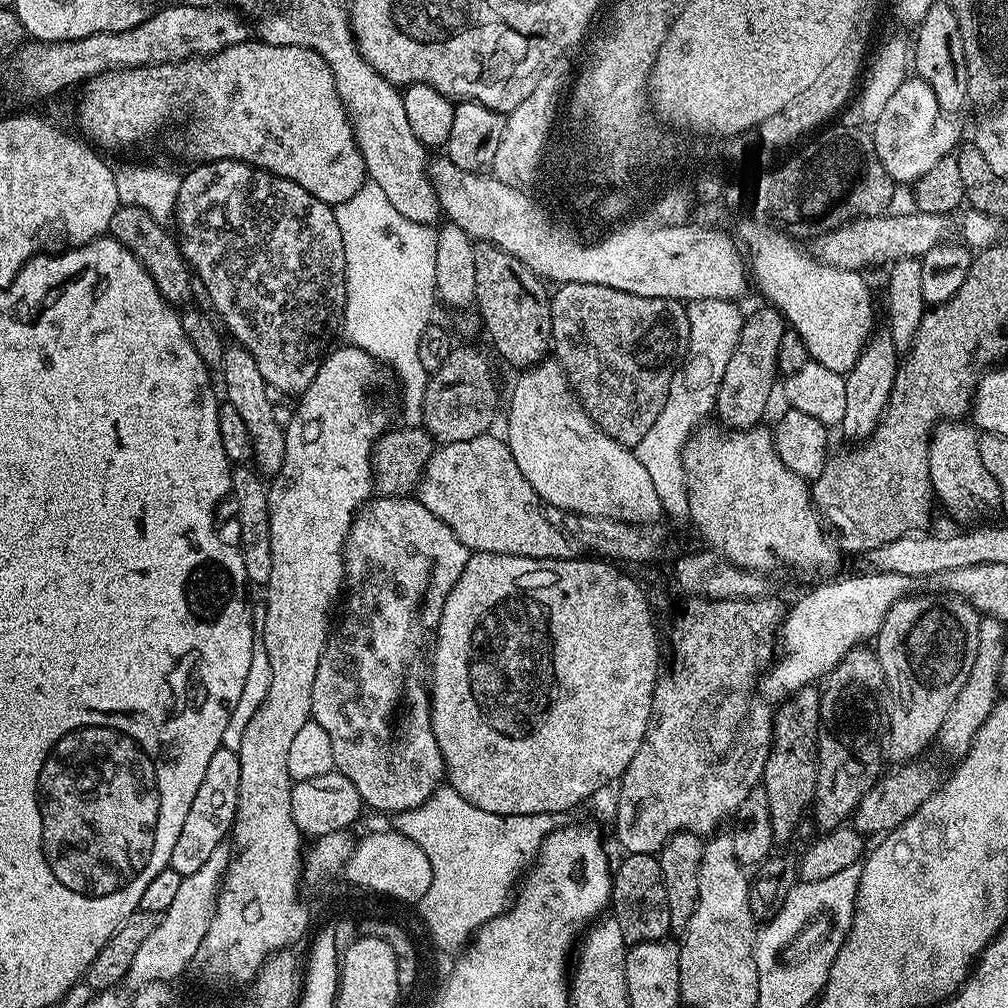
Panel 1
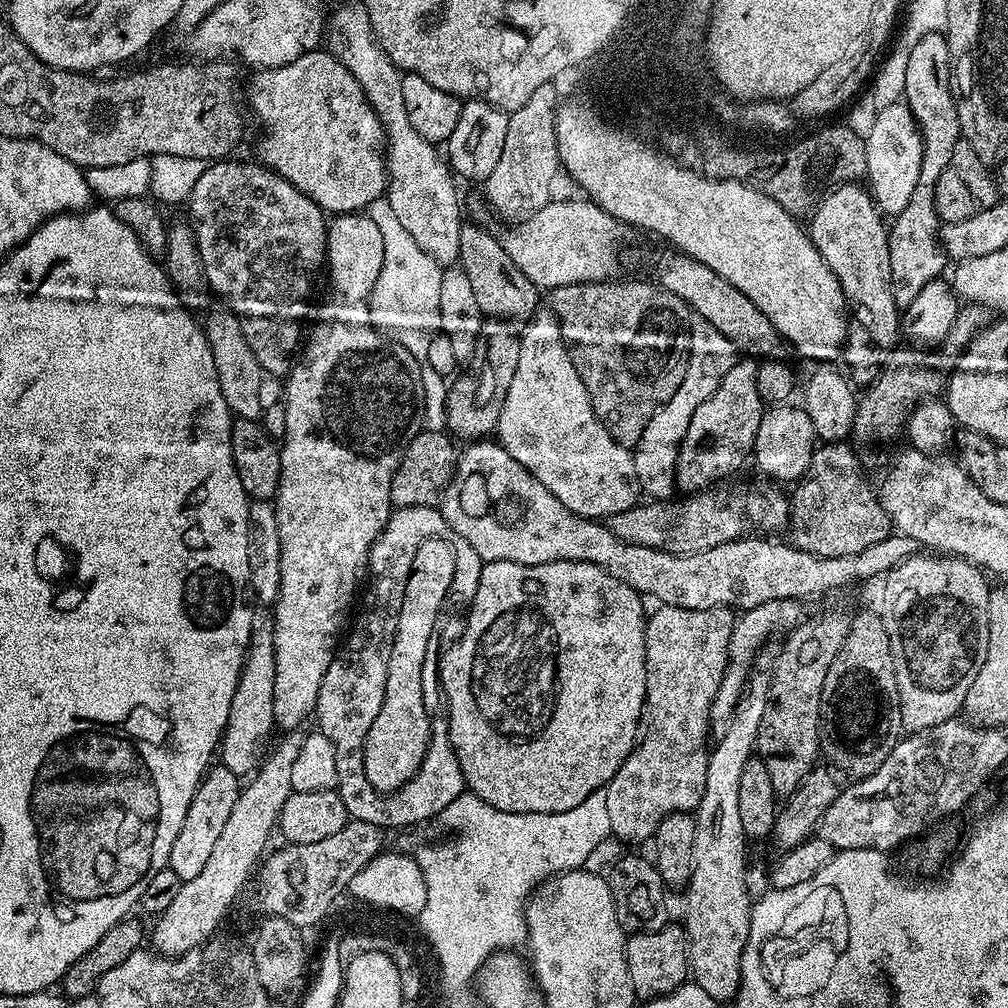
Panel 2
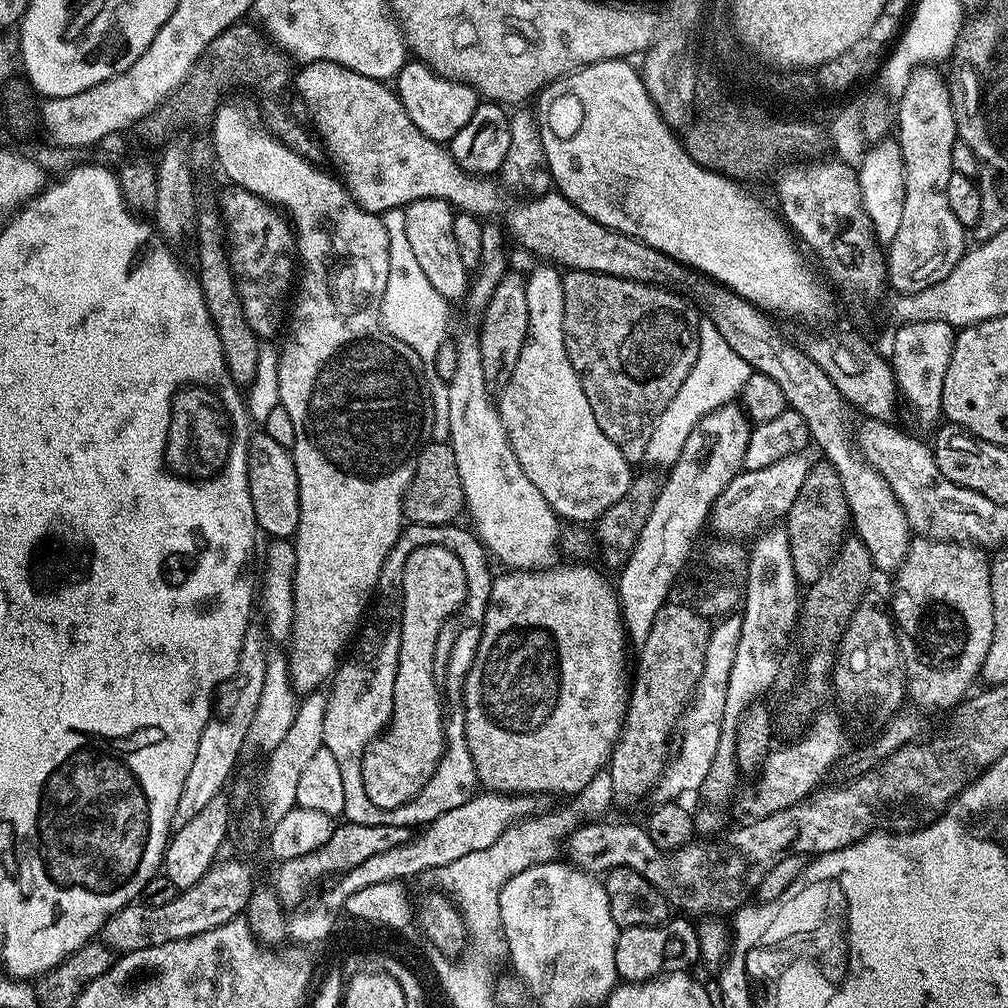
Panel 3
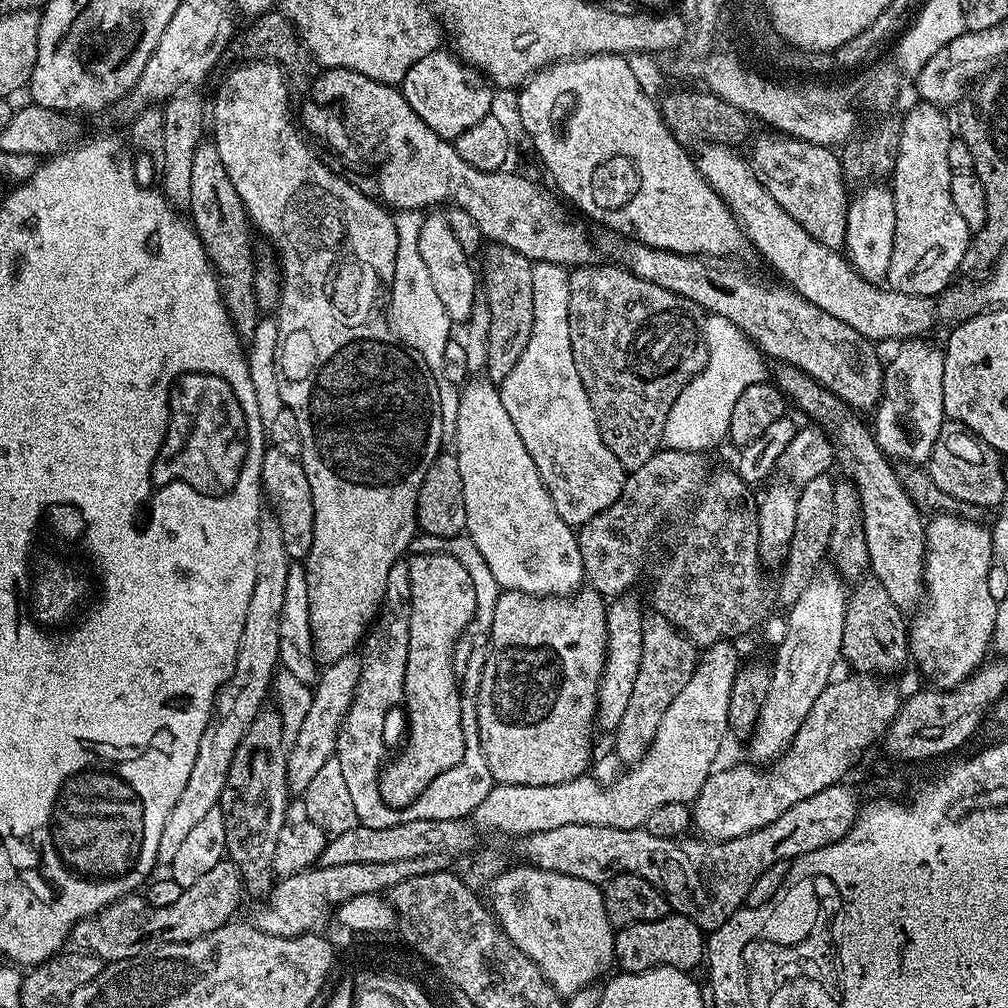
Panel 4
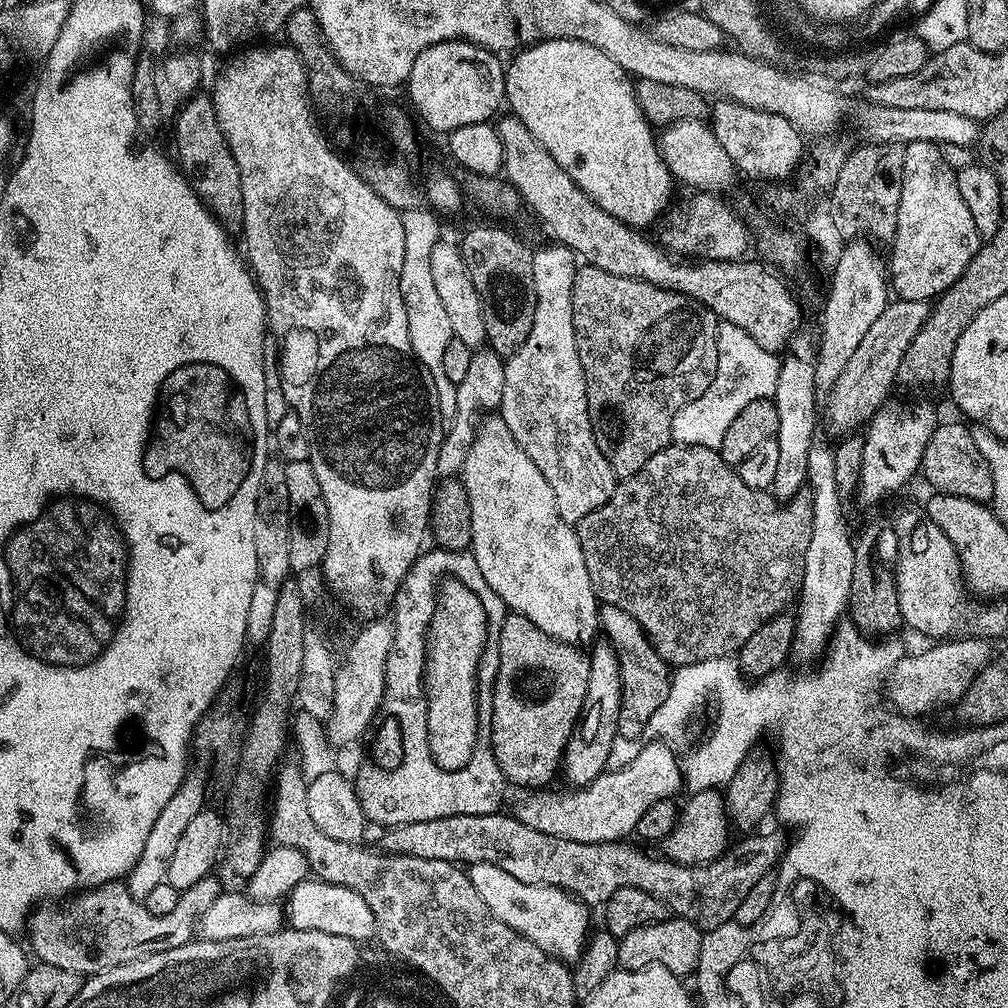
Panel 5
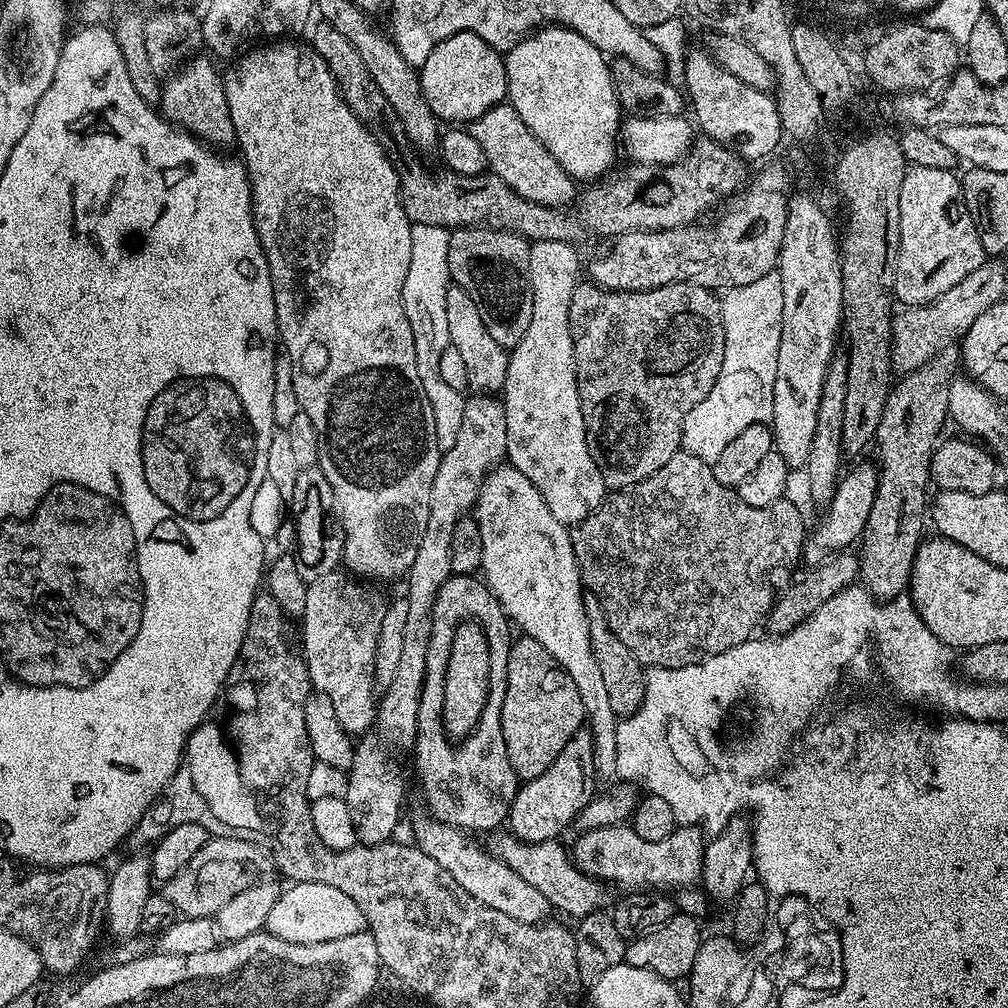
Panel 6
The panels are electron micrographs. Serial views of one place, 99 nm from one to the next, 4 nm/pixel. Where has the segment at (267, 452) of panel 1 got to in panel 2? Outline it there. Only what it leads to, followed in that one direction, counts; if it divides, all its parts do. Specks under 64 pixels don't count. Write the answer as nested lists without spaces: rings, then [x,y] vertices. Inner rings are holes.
[[[226,306],[219,307],[213,307],[203,317],[202,327],[208,339],[210,354],[214,354],[214,370],[218,370],[218,386],[222,390],[222,398],[226,398],[228,409],[239,419],[260,420],[264,408],[258,392],[266,377],[265,373],[258,358],[254,358],[254,350],[250,350],[250,342],[246,342],[246,334],[236,315]]]

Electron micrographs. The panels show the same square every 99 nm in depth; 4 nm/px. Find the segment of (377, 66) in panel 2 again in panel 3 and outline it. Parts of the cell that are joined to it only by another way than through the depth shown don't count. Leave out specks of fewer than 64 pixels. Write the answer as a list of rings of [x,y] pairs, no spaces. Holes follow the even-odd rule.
[[[415,200],[403,209],[404,221],[406,222],[406,238],[414,249],[418,258],[418,266],[430,278],[430,286],[438,290],[445,300],[455,302],[463,301],[469,291],[470,270],[462,262],[458,254],[458,242],[454,242],[454,209],[447,200]]]

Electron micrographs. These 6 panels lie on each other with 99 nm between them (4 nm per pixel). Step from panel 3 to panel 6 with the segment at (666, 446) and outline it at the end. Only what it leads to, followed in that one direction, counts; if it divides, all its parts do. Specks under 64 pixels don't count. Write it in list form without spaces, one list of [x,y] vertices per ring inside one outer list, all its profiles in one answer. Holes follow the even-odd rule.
[[[779,271],[762,274],[746,286],[729,288],[720,300],[720,317],[724,323],[724,361],[722,370],[706,398],[690,410],[684,419],[684,433],[680,439],[683,451],[699,460],[714,462],[722,450],[752,424],[763,424],[772,415],[772,387],[776,373],[776,351],[780,341],[782,322],[782,278]]]

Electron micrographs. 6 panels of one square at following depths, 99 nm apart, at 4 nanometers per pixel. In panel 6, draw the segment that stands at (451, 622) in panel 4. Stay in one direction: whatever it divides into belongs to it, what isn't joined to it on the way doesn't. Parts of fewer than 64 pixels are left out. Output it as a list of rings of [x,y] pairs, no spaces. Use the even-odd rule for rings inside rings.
[[[475,622],[461,623],[452,639],[450,658],[444,675],[444,730],[453,741],[471,736],[488,701],[488,640]]]

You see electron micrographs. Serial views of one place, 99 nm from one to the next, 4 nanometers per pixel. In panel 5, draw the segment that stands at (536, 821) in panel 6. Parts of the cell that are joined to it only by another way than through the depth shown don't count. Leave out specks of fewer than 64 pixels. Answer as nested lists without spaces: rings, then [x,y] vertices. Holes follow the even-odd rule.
[[[600,638],[590,648],[586,698],[574,730],[564,747],[562,776],[565,776],[572,783],[569,785],[583,786],[594,782],[594,778],[605,775],[606,769],[609,767],[609,765],[607,766],[608,759],[612,756],[612,747],[615,746],[616,740],[618,741],[620,736],[618,710],[621,706],[620,663],[612,645],[608,643],[607,639]]]

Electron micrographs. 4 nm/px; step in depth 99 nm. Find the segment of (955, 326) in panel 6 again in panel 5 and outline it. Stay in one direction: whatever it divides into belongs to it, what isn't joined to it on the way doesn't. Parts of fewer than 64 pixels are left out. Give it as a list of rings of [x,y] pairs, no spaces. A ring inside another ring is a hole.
[[[896,298],[889,302],[882,314],[878,314],[874,326],[866,330],[858,350],[854,350],[850,362],[846,362],[846,370],[842,370],[841,377],[834,384],[834,390],[826,393],[828,405],[825,408],[823,405],[822,420],[823,423],[824,420],[828,423],[829,430],[836,438],[844,438],[855,433],[852,432],[855,428],[861,429],[867,425],[874,413],[889,403],[888,391],[894,388],[890,369],[900,363],[902,354],[906,354],[906,346],[910,346],[914,334],[918,334],[918,330],[924,325],[929,311],[929,301]]]

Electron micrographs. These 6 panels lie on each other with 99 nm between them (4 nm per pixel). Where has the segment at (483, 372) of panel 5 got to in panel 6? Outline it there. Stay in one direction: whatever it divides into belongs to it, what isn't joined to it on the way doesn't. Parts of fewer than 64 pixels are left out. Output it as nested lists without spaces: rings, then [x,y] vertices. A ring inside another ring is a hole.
[[[474,396],[465,403],[461,429],[458,430],[454,445],[445,449],[441,455],[438,473],[434,476],[430,490],[431,516],[426,522],[426,534],[422,534],[422,542],[418,542],[418,554],[414,554],[414,562],[406,573],[408,621],[406,638],[402,638],[402,655],[398,657],[394,678],[390,678],[378,700],[374,725],[377,737],[372,736],[373,734],[365,735],[361,739],[365,740],[355,745],[352,754],[352,767],[347,773],[348,778],[346,776],[346,799],[348,808],[352,811],[356,839],[364,846],[389,843],[393,839],[392,831],[400,820],[400,807],[404,804],[404,784],[400,781],[396,760],[384,749],[384,744],[388,748],[411,749],[416,743],[416,719],[426,672],[432,604],[436,601],[436,592],[453,575],[454,526],[479,501],[486,476],[507,455],[503,403],[490,404],[488,399],[490,398],[486,396]]]

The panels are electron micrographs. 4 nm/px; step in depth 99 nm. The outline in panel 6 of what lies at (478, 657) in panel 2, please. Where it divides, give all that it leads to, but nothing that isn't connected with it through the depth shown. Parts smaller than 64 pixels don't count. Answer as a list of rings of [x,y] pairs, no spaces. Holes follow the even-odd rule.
[[[521,635],[513,643],[508,655],[508,677],[506,678],[506,698],[502,702],[502,738],[506,742],[506,754],[510,758],[510,766],[521,781],[533,780],[558,758],[562,746],[575,732],[581,731],[585,723],[582,698],[574,686],[574,682],[564,673],[564,669],[556,663],[556,659],[549,654],[538,642],[529,636]]]

